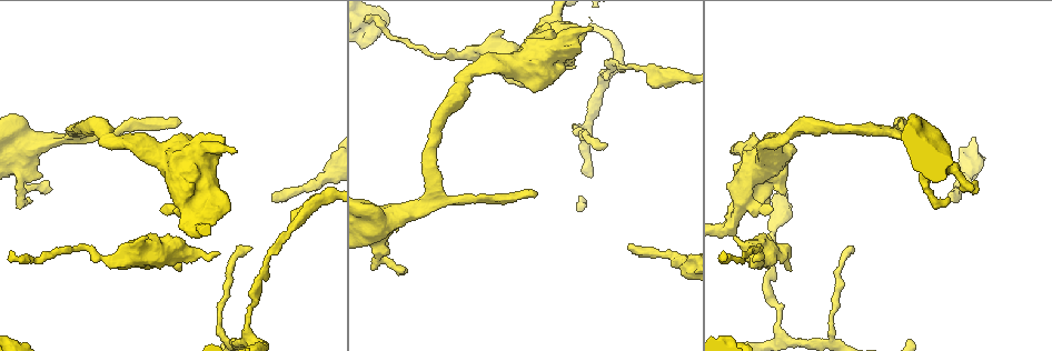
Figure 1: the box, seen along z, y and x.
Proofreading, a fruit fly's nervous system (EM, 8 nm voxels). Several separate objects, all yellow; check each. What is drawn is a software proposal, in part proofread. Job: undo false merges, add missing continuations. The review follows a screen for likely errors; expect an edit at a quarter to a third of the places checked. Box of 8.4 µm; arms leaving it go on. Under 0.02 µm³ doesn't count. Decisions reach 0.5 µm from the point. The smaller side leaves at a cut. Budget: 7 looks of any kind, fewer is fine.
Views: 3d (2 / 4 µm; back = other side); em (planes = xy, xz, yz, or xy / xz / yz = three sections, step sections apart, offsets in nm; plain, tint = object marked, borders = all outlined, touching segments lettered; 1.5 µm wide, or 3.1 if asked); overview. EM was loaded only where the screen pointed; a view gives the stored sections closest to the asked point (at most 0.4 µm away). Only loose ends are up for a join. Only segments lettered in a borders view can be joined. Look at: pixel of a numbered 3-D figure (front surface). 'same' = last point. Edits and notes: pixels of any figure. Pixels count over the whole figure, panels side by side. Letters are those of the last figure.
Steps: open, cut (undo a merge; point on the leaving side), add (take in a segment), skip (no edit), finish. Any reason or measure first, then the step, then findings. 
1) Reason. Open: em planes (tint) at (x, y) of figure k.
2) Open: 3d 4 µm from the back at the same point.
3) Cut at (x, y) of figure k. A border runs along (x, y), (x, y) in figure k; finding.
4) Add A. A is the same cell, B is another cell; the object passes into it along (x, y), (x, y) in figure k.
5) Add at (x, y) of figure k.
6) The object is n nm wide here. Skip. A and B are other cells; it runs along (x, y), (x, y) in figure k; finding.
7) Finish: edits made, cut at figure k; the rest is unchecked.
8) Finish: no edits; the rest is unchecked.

An open end. Open: em planes (borders) at (234, 152) of figure 1.

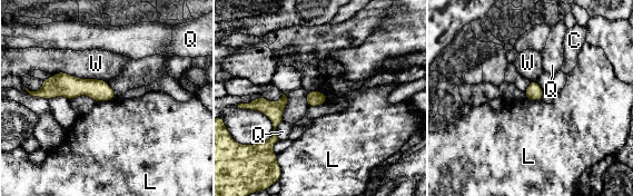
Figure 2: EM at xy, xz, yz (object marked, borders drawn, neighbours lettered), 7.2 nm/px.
The longest contact is with W, 380 nm. Skip. C, L, Q and W are other cells; none of them fits.

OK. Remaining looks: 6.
Branch stops here. Open: em xy step 4 (tint) at (178, 271) of figure 1.

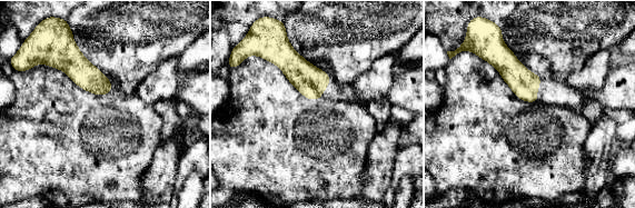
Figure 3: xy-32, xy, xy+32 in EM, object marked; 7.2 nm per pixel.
Cut it another way. Open: em planes (borders) at the same point.

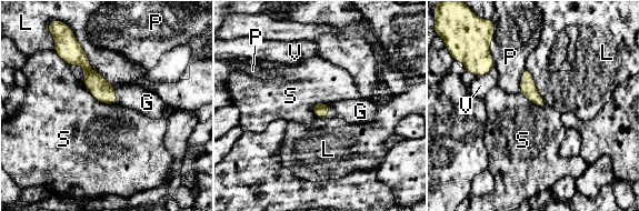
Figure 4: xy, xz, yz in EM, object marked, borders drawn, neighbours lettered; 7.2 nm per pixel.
Add at (147, 102) of figure 4. G is the same cell, L, P, S and V are other cells; the object passes into it along (103, 91), (116, 96), (147, 102) in figure 4; the cell continues.

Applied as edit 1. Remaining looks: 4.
See it whole again. Open: overview.

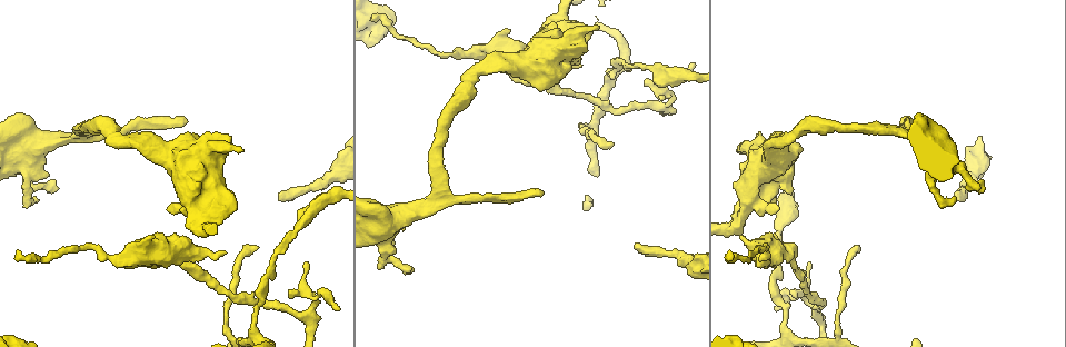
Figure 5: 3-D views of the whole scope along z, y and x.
Stops while still wide. Open: em planes (borders) at (45, 176) of figure 5.

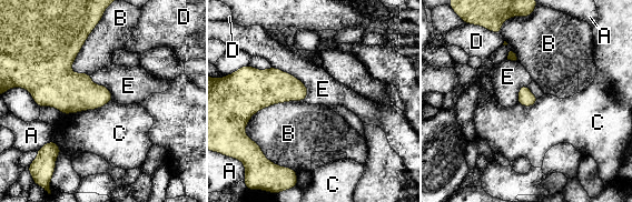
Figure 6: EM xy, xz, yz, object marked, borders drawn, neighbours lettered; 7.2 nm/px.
Skip. A, B, C, D and E are other cells; a border runs along (111, 100), (95, 109), (61, 114) in figure 6; none of them fits.

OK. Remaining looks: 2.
Finish: edits made, add at figure 4; the rest is unchecked.

